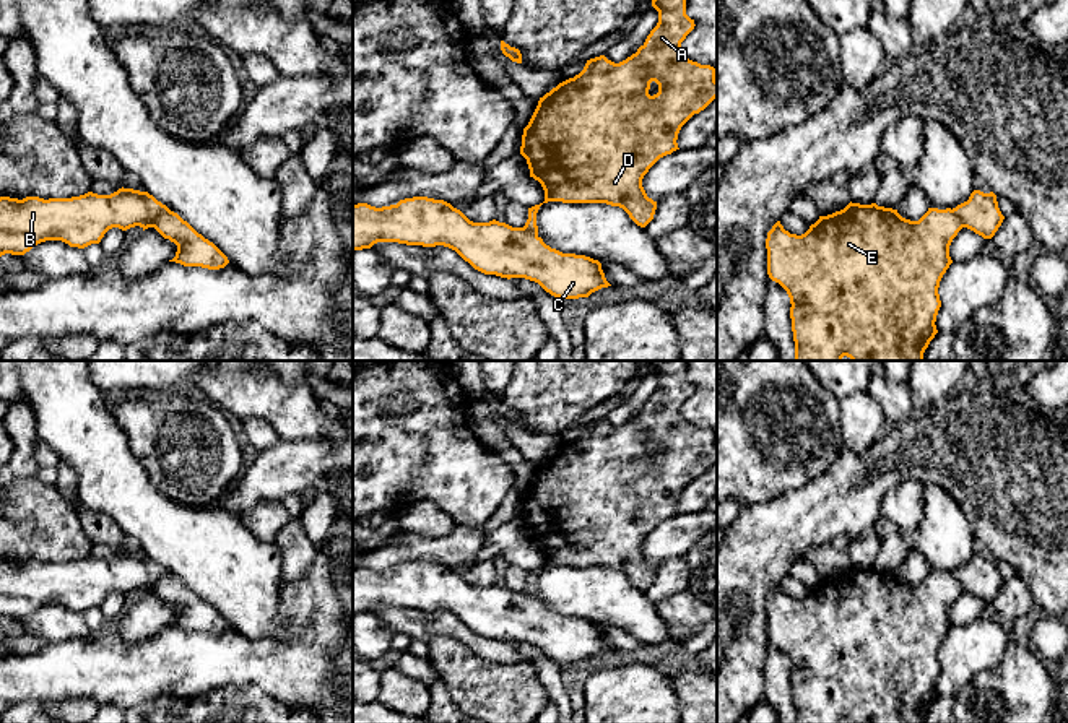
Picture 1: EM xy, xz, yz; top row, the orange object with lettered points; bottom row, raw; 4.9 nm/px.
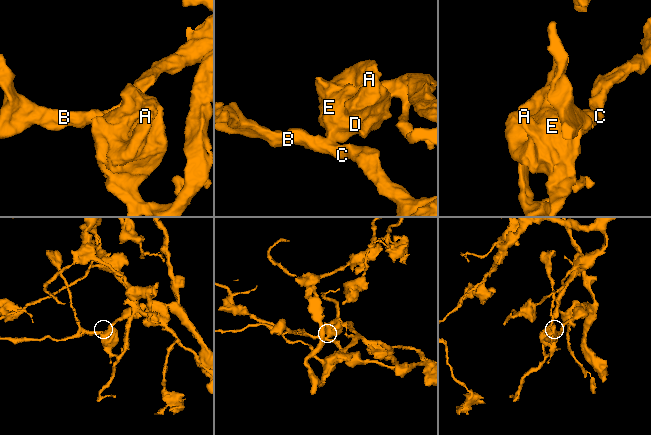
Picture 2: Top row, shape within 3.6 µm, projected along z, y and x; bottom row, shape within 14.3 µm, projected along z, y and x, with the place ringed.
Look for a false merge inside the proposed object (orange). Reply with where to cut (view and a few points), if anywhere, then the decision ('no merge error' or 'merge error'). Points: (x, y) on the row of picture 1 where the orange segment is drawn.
cut xy (169, 210), (153, 226); merge error

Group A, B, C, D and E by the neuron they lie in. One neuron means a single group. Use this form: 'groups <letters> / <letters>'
groups A D E / B C

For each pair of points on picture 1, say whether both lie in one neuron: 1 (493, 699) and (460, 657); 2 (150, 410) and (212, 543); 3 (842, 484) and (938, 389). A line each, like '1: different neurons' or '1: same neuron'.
1: same neuron
2: different neurons
3: different neurons

